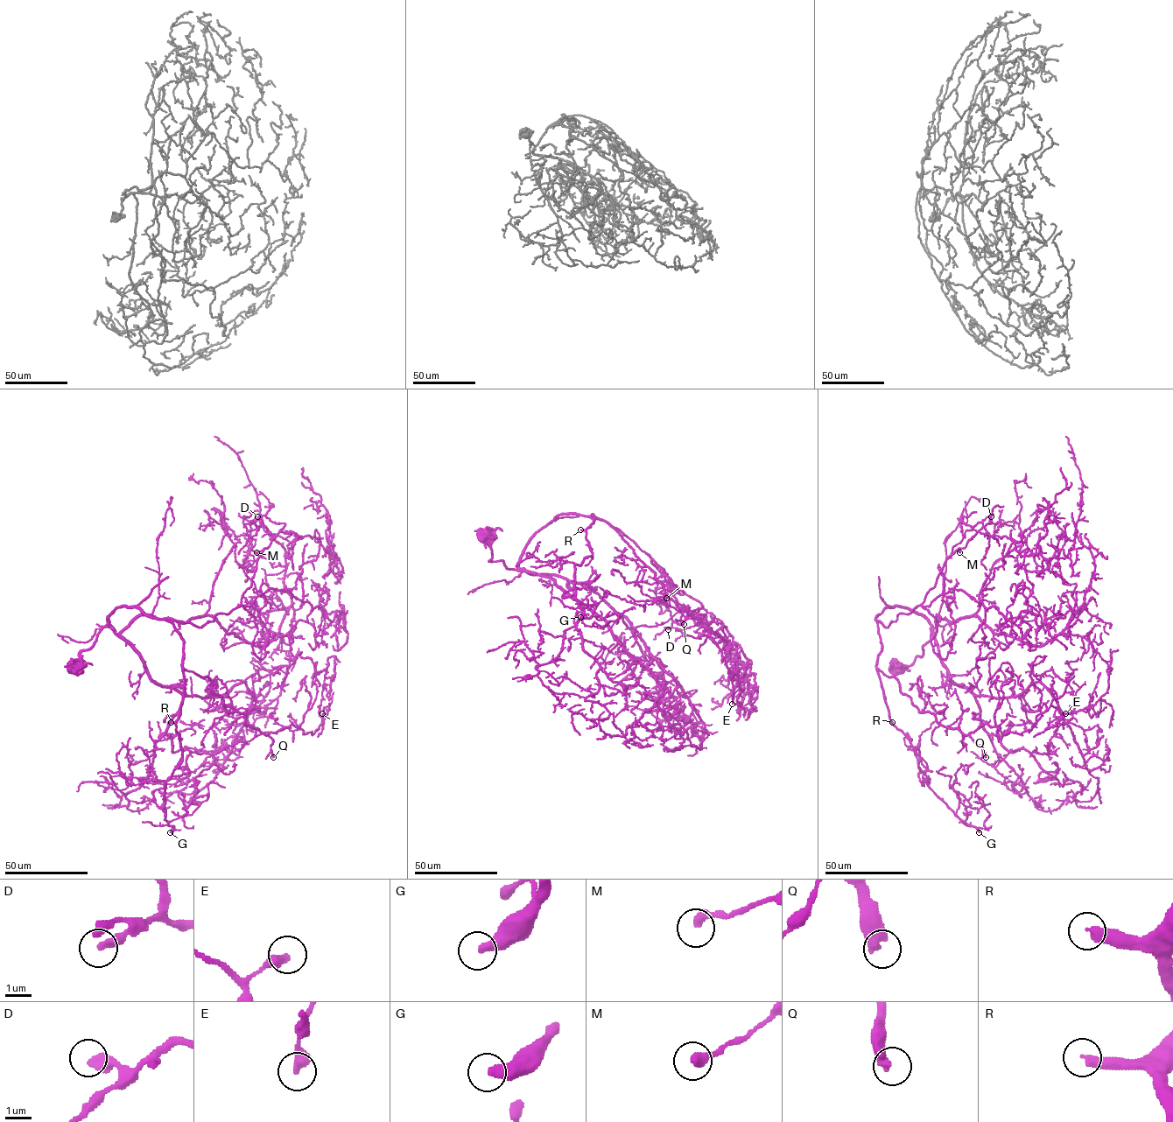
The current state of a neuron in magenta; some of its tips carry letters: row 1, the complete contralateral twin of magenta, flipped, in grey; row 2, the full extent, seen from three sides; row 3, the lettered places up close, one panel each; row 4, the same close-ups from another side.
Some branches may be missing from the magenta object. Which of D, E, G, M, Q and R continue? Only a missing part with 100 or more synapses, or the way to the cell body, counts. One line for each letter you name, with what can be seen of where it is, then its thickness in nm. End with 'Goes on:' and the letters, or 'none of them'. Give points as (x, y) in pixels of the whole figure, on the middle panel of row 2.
G: at (580, 617); 420 nm thick
Q: at (684, 624); 460 nm thick
R: at (580, 529); 400 nm thick
Goes on: G, Q, R

